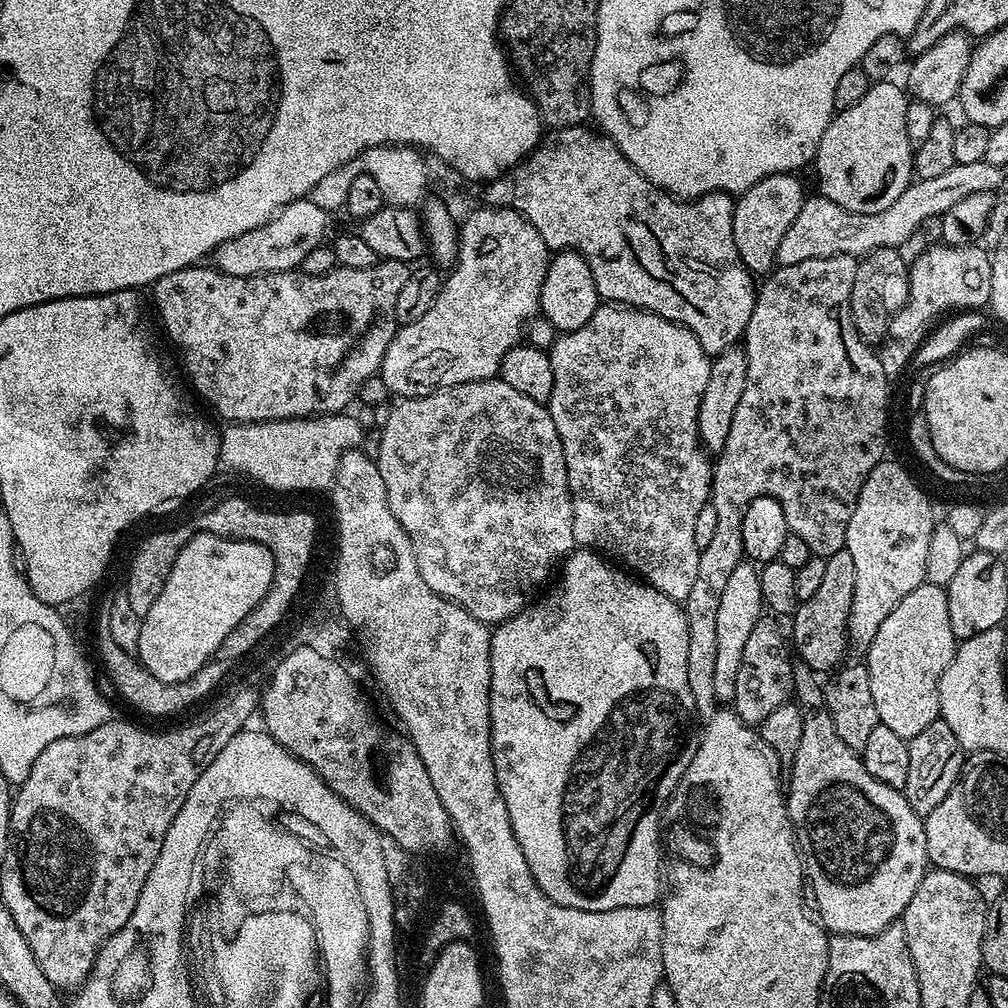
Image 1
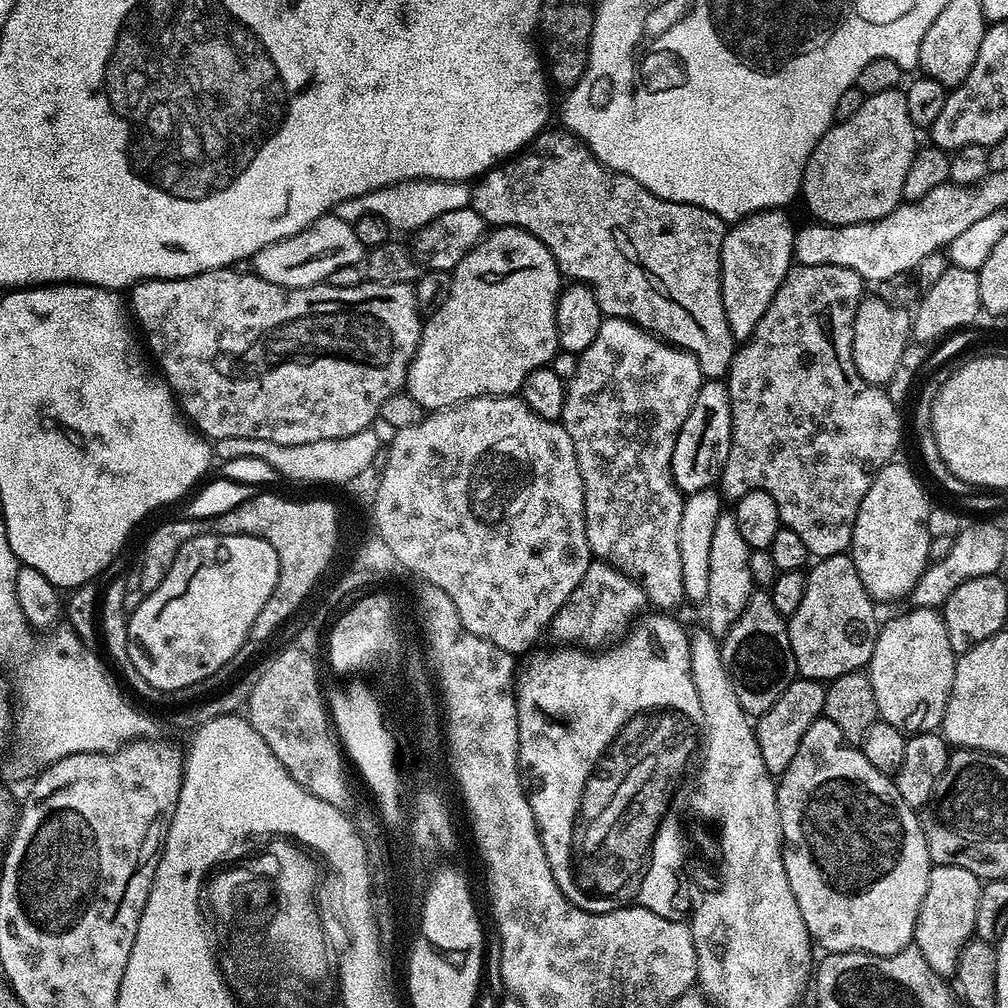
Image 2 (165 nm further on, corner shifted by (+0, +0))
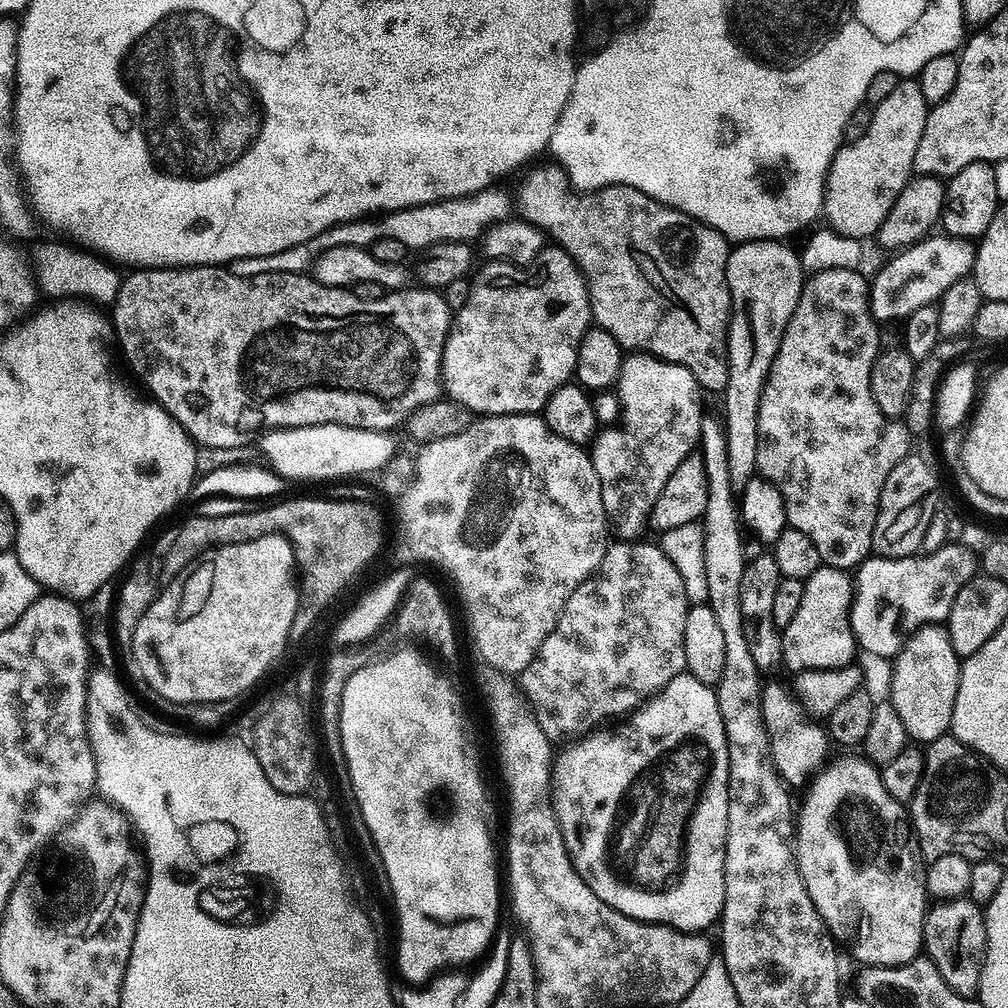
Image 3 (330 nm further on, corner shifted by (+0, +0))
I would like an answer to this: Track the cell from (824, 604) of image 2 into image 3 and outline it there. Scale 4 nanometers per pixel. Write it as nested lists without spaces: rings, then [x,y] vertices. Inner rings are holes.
[[[822,566],[818,570],[814,570],[814,574],[810,574],[810,578],[804,581],[804,589],[802,590],[802,602],[798,605],[798,610],[794,613],[794,619],[790,621],[790,626],[786,626],[780,633],[782,638],[782,654],[784,655],[784,668],[789,673],[795,674],[805,672],[806,670],[830,670],[831,668],[845,668],[846,665],[853,663],[852,655],[858,652],[856,643],[856,635],[852,632],[852,597],[854,595],[854,580],[851,575],[843,568],[830,568]]]

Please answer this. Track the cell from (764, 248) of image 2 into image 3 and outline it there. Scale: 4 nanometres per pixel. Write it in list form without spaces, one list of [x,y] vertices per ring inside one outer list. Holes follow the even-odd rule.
[[[745,240],[737,243],[735,247],[728,253],[728,261],[726,262],[726,282],[728,283],[728,293],[732,299],[732,318],[728,322],[728,381],[722,393],[724,399],[724,416],[722,415],[722,423],[724,425],[724,437],[726,438],[726,466],[730,470],[730,486],[733,493],[739,494],[746,486],[746,482],[750,482],[757,475],[756,459],[758,458],[758,402],[762,398],[762,386],[766,374],[770,370],[770,366],[774,362],[774,354],[778,354],[778,346],[782,342],[782,334],[786,330],[786,326],[790,322],[790,314],[794,314],[794,306],[798,306],[798,298],[804,289],[806,279],[806,271],[801,264],[801,253],[795,248],[792,249],[791,243],[784,240]]]

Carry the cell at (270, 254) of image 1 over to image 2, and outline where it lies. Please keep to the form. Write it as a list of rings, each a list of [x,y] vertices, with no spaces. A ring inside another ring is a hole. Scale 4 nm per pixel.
[[[329,214],[320,216],[306,230],[293,236],[282,238],[258,250],[250,264],[257,276],[266,278],[283,288],[309,288],[325,283],[338,266],[352,266],[365,259],[366,249],[358,238],[353,221],[343,220],[341,216]]]

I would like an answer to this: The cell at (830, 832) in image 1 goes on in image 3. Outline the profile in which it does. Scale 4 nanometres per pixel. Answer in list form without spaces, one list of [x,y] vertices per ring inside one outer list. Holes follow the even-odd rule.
[[[840,754],[837,760],[829,759],[811,777],[804,796],[804,801],[799,801],[798,811],[794,816],[794,851],[796,865],[802,874],[802,882],[806,886],[806,894],[810,894],[810,902],[818,910],[822,922],[826,922],[828,932],[841,945],[848,947],[848,952],[864,966],[889,968],[890,966],[902,966],[906,962],[917,959],[921,955],[924,946],[924,917],[930,907],[928,895],[928,877],[926,864],[920,854],[920,843],[916,840],[916,833],[910,819],[910,812],[905,805],[898,803],[886,790],[886,786],[880,777],[880,768],[867,758],[861,758],[856,754]]]

